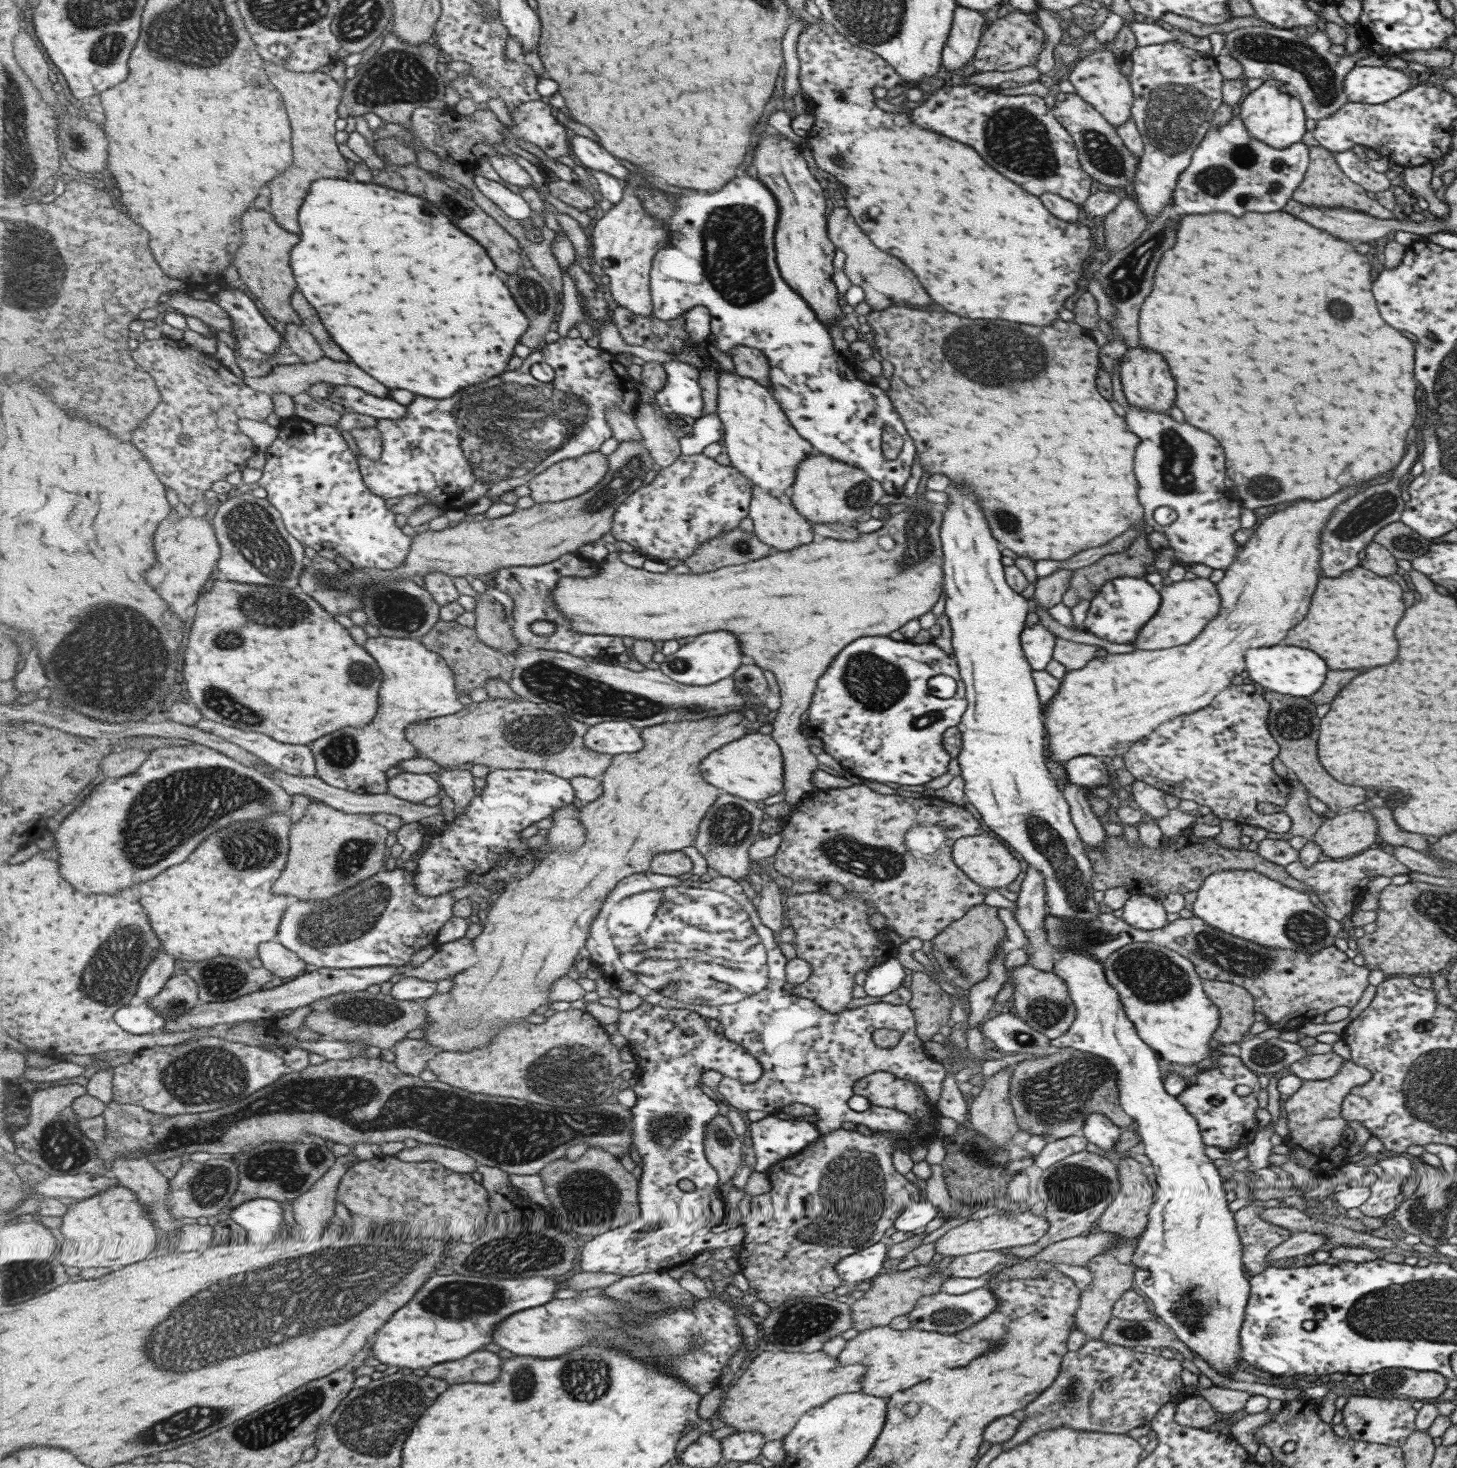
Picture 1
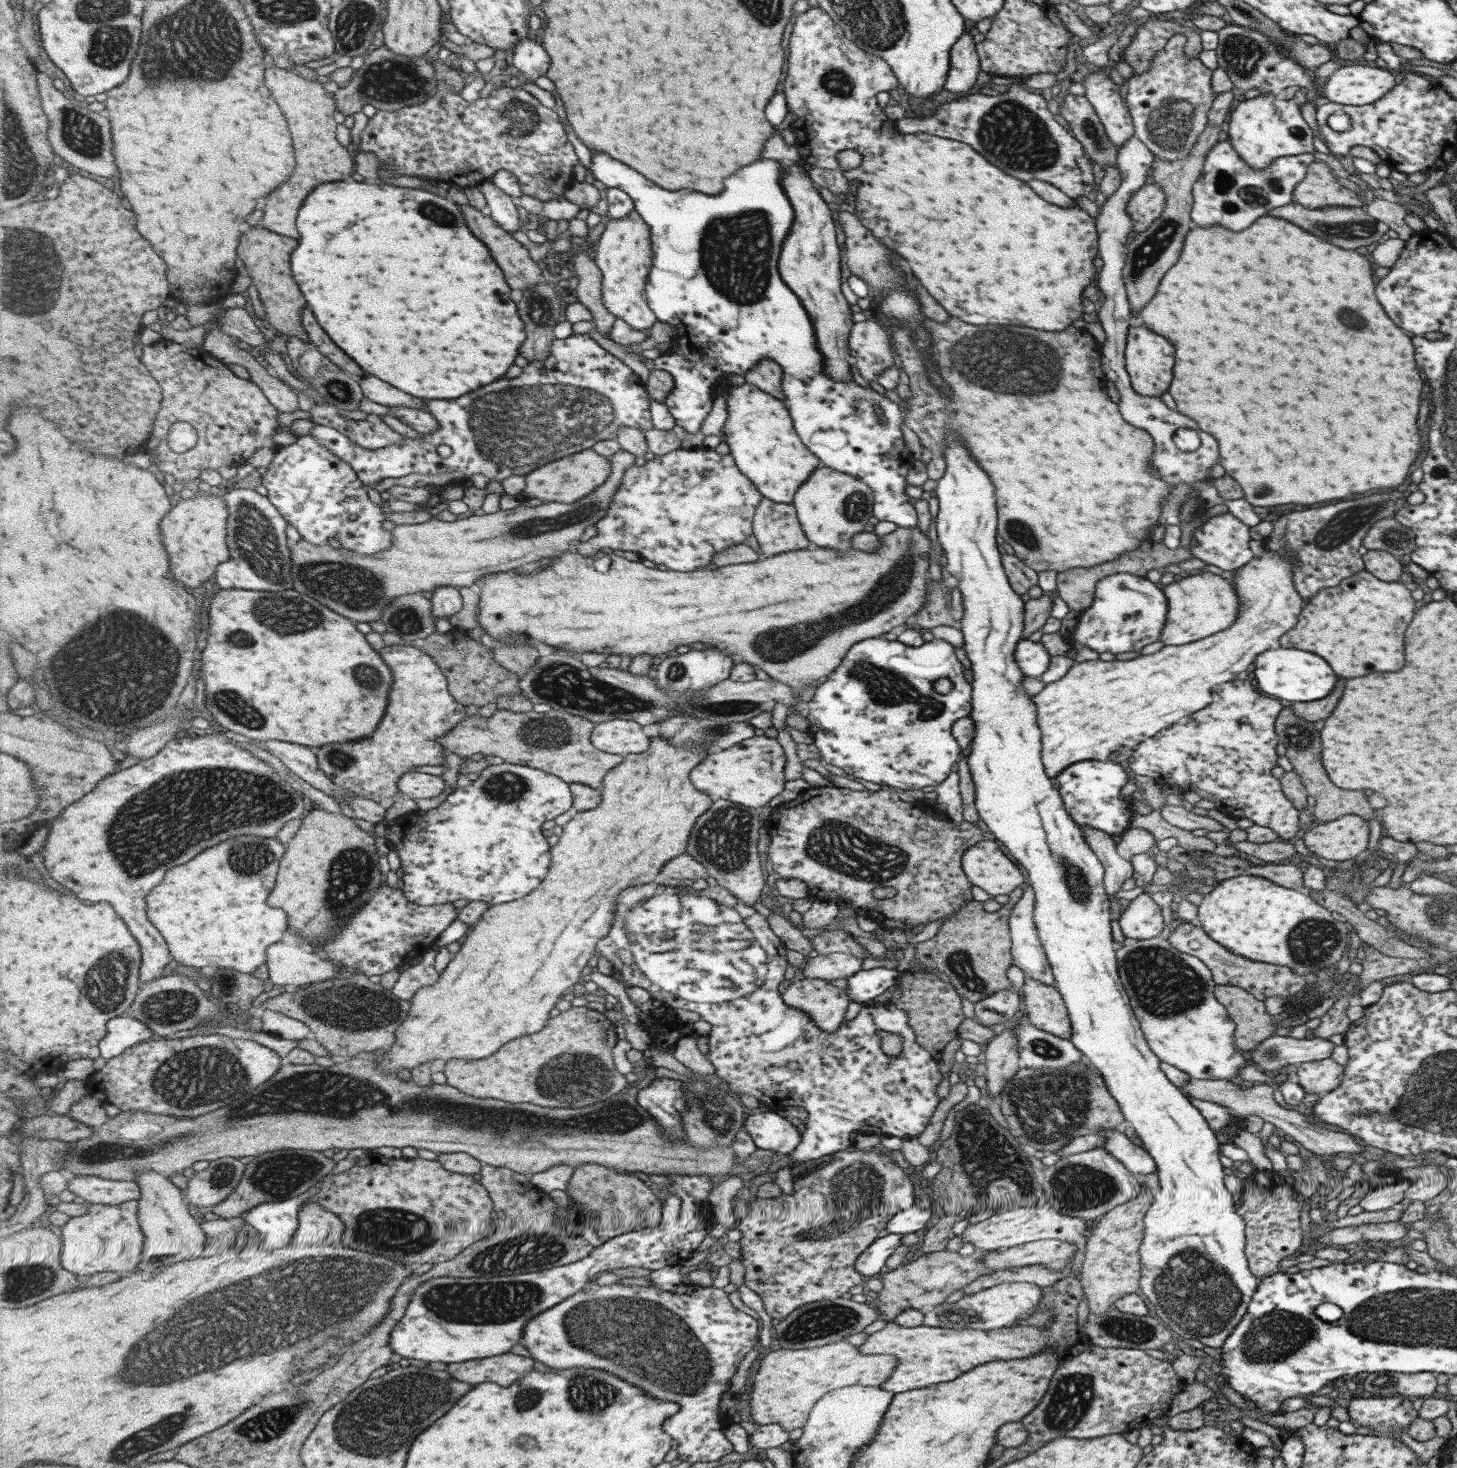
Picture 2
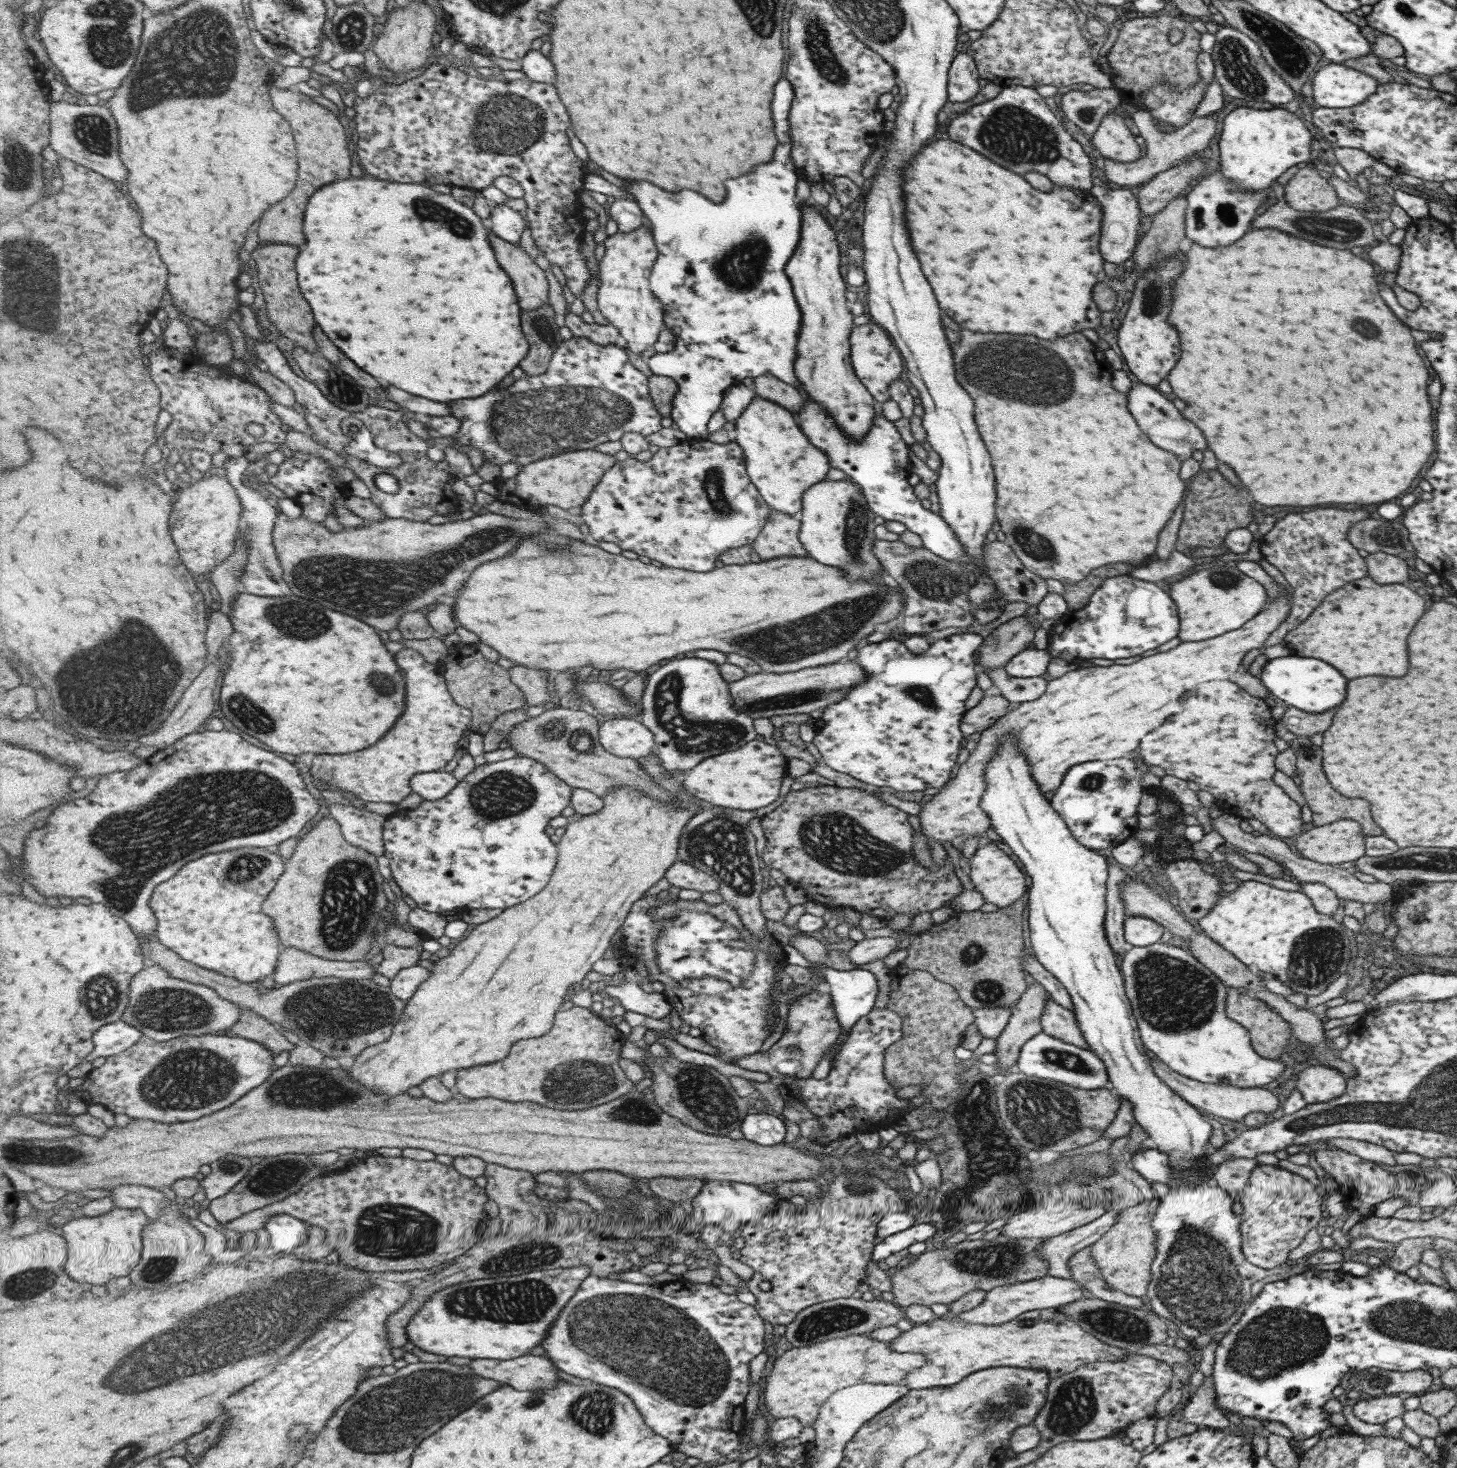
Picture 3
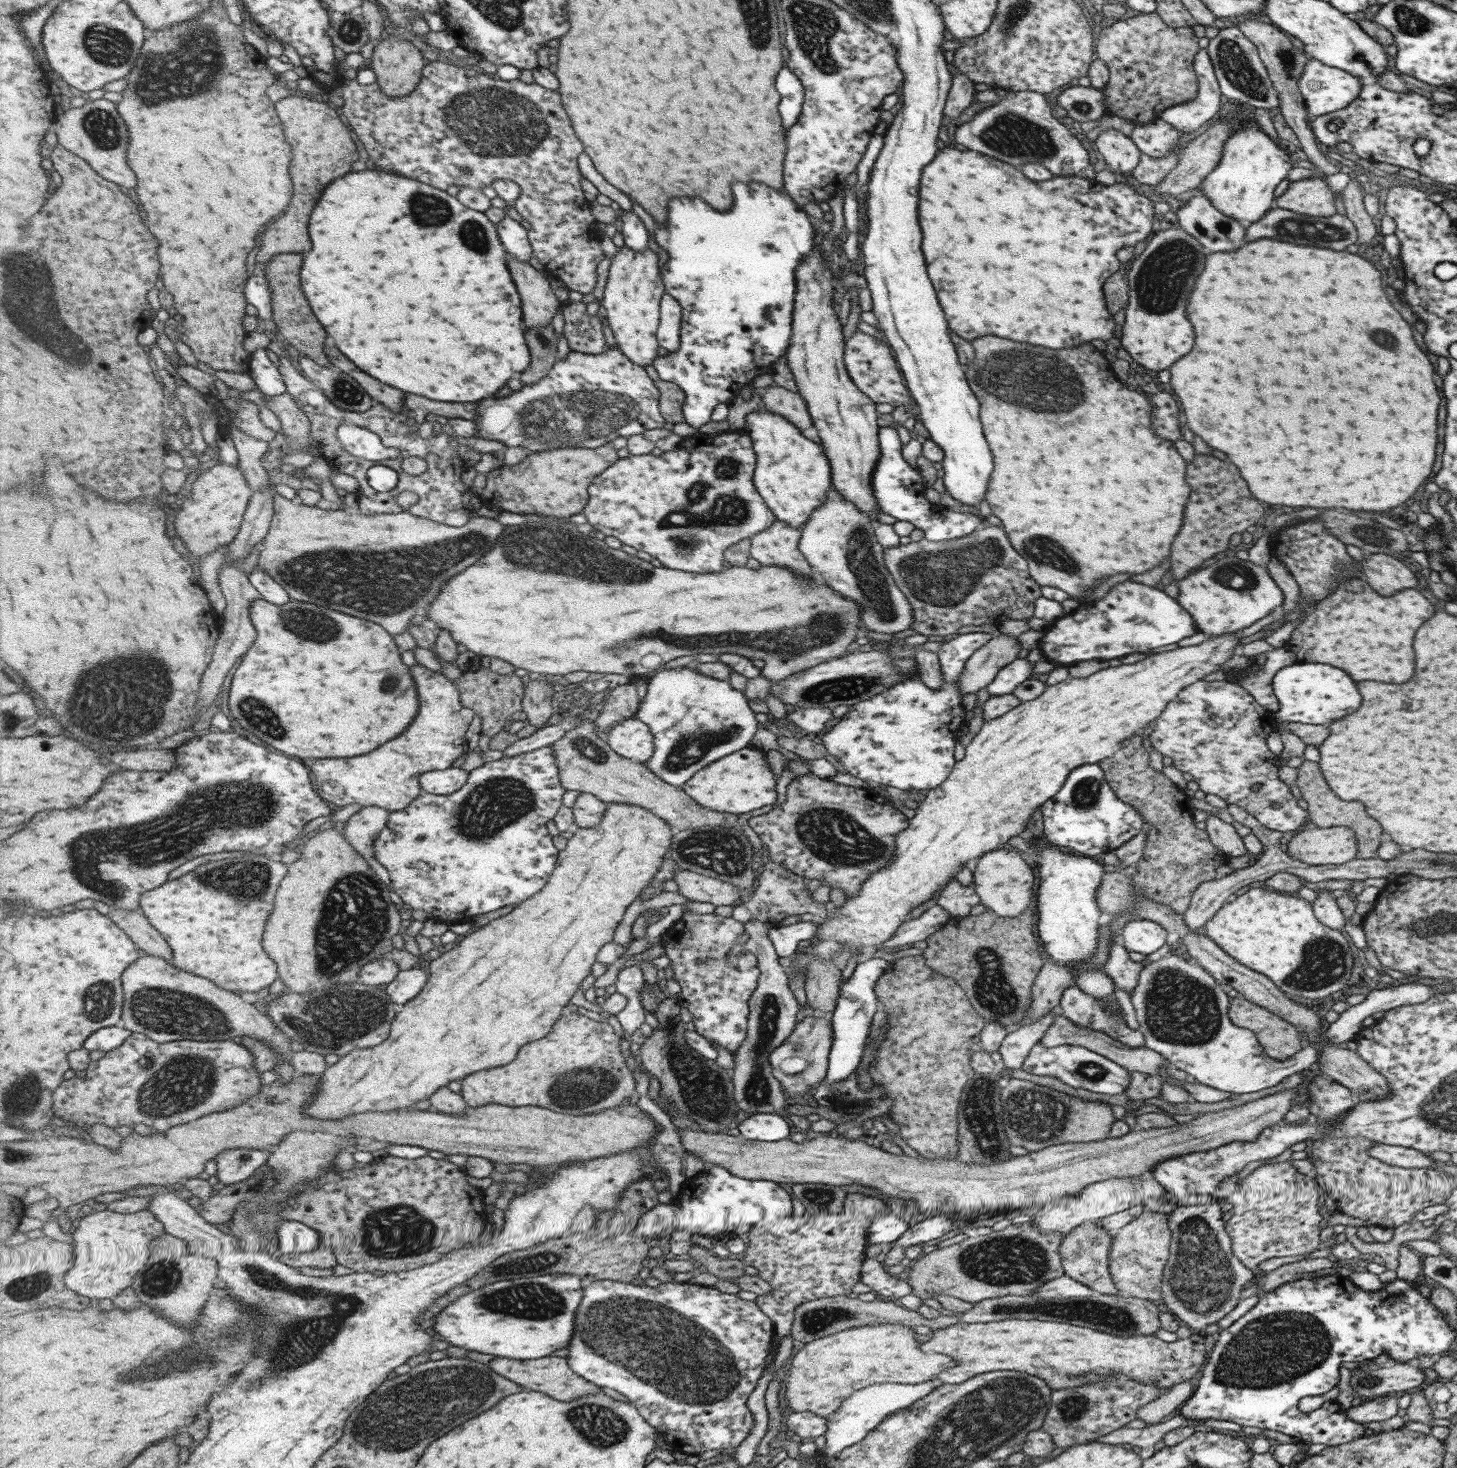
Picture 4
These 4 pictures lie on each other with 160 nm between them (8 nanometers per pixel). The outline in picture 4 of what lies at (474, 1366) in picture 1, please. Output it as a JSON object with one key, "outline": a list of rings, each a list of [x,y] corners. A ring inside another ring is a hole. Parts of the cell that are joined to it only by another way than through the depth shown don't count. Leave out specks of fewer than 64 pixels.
{"outline":[[[547,1356],[529,1360],[495,1357],[488,1364],[495,1372],[509,1378],[509,1380],[515,1381],[517,1384],[523,1386],[525,1390],[544,1392],[563,1402],[571,1402],[571,1400],[577,1400],[577,1398],[581,1398],[582,1396],[594,1395],[601,1392],[599,1391],[599,1386],[585,1380],[571,1368],[567,1357],[557,1358],[557,1356]]]}

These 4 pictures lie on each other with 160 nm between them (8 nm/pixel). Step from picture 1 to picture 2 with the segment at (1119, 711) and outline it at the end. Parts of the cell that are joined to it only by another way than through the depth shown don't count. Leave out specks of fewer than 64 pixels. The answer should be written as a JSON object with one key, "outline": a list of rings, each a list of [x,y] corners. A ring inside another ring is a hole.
{"outline":[[[1264,548],[1263,552],[1261,552],[1261,556],[1252,556],[1249,562],[1246,562],[1243,566],[1235,569],[1230,583],[1234,588],[1235,595],[1237,595],[1237,601],[1239,601],[1239,612],[1237,612],[1235,622],[1233,622],[1227,630],[1217,632],[1217,634],[1211,634],[1211,636],[1207,636],[1207,638],[1195,640],[1195,642],[1188,643],[1187,645],[1164,645],[1163,648],[1153,652],[1153,654],[1140,655],[1139,658],[1133,658],[1133,660],[1111,660],[1111,662],[1101,662],[1101,660],[1098,659],[1093,661],[1089,660],[1089,662],[1075,663],[1067,670],[1067,673],[1060,680],[1045,683],[1044,687],[1032,697],[1032,703],[1036,706],[1036,721],[1040,730],[1041,742],[1040,757],[1046,775],[1049,778],[1057,776],[1058,772],[1061,772],[1066,766],[1082,760],[1115,761],[1119,763],[1122,760],[1127,759],[1133,752],[1133,749],[1135,749],[1141,742],[1144,742],[1146,739],[1151,739],[1159,731],[1163,731],[1164,728],[1169,727],[1170,724],[1184,721],[1187,715],[1205,708],[1207,704],[1211,702],[1209,690],[1220,684],[1234,680],[1240,672],[1248,672],[1255,660],[1255,656],[1259,656],[1260,652],[1265,652],[1267,649],[1279,648],[1279,638],[1282,635],[1285,635],[1285,632],[1291,631],[1291,628],[1295,626],[1297,616],[1299,615],[1299,612],[1301,612],[1301,608],[1304,606],[1304,600],[1295,590],[1294,580],[1292,579],[1294,564],[1292,563],[1292,560],[1288,558],[1294,558],[1294,556],[1295,552],[1293,551],[1283,551],[1282,555],[1280,555],[1277,551],[1270,551],[1269,549]]]}

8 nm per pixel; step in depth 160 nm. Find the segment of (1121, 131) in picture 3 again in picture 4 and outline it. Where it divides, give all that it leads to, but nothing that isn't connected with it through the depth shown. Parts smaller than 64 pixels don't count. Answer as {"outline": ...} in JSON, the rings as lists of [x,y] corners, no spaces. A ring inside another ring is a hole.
{"outline":[[[1105,130],[1094,140],[1095,150],[1103,156],[1104,163],[1109,167],[1107,172],[1094,173],[1093,182],[1113,185],[1125,172],[1131,172],[1142,155],[1127,138],[1117,130]]]}

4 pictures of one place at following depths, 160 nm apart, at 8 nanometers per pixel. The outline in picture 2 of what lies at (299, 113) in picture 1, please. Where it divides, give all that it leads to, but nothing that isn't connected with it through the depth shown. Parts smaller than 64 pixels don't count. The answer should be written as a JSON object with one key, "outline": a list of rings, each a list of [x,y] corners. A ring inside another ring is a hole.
{"outline":[[[270,64],[263,71],[263,80],[271,96],[279,104],[281,112],[285,114],[285,120],[289,120],[291,124],[291,132],[295,136],[297,160],[299,160],[299,168],[295,170],[295,176],[291,176],[287,184],[277,188],[275,194],[269,196],[263,224],[267,224],[267,228],[271,228],[273,232],[299,238],[301,234],[297,230],[297,214],[305,198],[319,184],[345,180],[347,176],[351,176],[355,170],[355,162],[351,152],[337,140],[337,120],[335,120],[337,100],[333,98],[333,93],[323,86],[323,79],[308,80],[294,70],[289,71]]]}

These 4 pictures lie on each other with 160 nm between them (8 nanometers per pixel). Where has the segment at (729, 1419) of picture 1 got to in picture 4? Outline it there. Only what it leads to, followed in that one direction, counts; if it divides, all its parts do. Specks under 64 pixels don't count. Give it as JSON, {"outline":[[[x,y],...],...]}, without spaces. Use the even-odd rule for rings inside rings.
{"outline":[[[900,1324],[858,1326],[805,1343],[781,1375],[789,1412],[807,1411],[824,1418],[859,1388],[881,1383],[919,1384],[957,1364],[945,1354],[921,1350],[910,1328]]]}

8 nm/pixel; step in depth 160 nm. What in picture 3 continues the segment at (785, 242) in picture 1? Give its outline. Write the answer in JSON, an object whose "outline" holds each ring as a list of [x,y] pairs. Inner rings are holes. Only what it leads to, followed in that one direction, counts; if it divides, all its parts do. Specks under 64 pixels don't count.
{"outline":[[[803,203],[799,240],[784,266],[801,313],[793,368],[800,382],[799,391],[808,396],[807,400],[817,401],[848,437],[858,441],[871,426],[874,398],[859,382],[850,363],[848,336],[854,326],[851,323],[853,315],[849,313],[849,304],[844,297],[846,289],[844,278],[839,273],[835,234],[813,208],[813,203]]]}

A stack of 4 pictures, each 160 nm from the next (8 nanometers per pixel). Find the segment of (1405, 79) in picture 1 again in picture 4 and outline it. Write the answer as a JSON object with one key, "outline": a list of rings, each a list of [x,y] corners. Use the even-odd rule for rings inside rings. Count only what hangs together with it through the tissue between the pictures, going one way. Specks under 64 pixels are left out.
{"outline":[[[1315,59],[1306,61],[1297,86],[1304,102],[1306,117],[1329,116],[1356,100],[1362,79]]]}

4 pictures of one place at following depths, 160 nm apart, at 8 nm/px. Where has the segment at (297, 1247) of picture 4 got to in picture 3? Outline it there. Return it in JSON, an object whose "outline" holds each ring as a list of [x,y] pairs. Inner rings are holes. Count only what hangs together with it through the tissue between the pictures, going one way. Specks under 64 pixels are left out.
{"outline":[[[287,1214],[269,1218],[265,1228],[270,1235],[270,1246],[278,1254],[292,1254],[308,1239],[308,1225]]]}

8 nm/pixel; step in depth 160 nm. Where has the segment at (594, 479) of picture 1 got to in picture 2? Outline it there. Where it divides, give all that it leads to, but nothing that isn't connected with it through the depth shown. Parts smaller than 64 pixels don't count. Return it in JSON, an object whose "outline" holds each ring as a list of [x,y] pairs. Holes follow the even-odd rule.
{"outline":[[[587,449],[563,460],[547,463],[533,472],[525,475],[526,486],[517,496],[519,501],[528,498],[538,498],[543,502],[562,502],[573,504],[584,496],[590,495],[599,488],[612,474],[612,464],[608,457],[597,454],[593,449]]]}

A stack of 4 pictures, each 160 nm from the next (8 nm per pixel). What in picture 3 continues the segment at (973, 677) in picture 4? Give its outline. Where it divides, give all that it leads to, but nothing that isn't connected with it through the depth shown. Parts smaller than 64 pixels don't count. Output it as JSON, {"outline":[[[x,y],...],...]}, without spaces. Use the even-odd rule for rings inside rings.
{"outline":[[[1015,616],[992,630],[981,642],[977,665],[985,668],[1004,666],[1010,658],[1033,642],[1035,628],[1025,616]]]}

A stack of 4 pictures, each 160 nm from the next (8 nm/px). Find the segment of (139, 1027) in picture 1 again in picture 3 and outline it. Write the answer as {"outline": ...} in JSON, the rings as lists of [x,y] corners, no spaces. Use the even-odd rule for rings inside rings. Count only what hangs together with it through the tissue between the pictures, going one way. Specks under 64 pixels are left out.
{"outline":[[[119,1019],[105,1024],[94,1034],[95,1050],[92,1059],[115,1056],[129,1050],[144,1034],[132,1024]]]}

